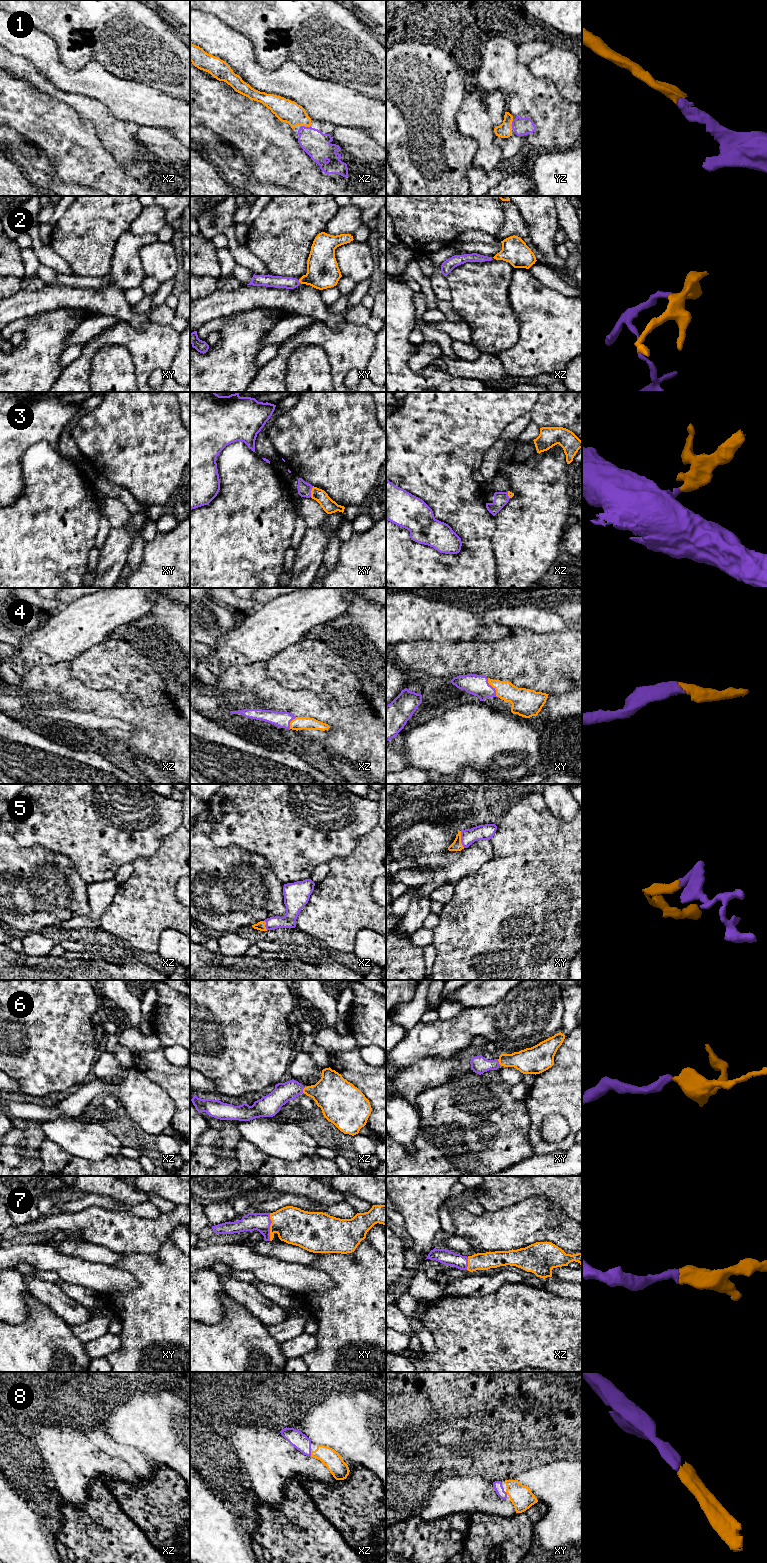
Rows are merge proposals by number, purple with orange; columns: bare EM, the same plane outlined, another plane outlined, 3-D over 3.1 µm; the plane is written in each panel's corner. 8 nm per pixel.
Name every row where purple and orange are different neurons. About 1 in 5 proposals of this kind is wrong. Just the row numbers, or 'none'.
none

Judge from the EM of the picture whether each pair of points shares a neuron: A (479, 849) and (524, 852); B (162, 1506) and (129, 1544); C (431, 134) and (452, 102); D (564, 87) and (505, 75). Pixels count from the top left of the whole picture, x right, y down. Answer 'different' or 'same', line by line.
A: different
B: different
C: same
D: different

